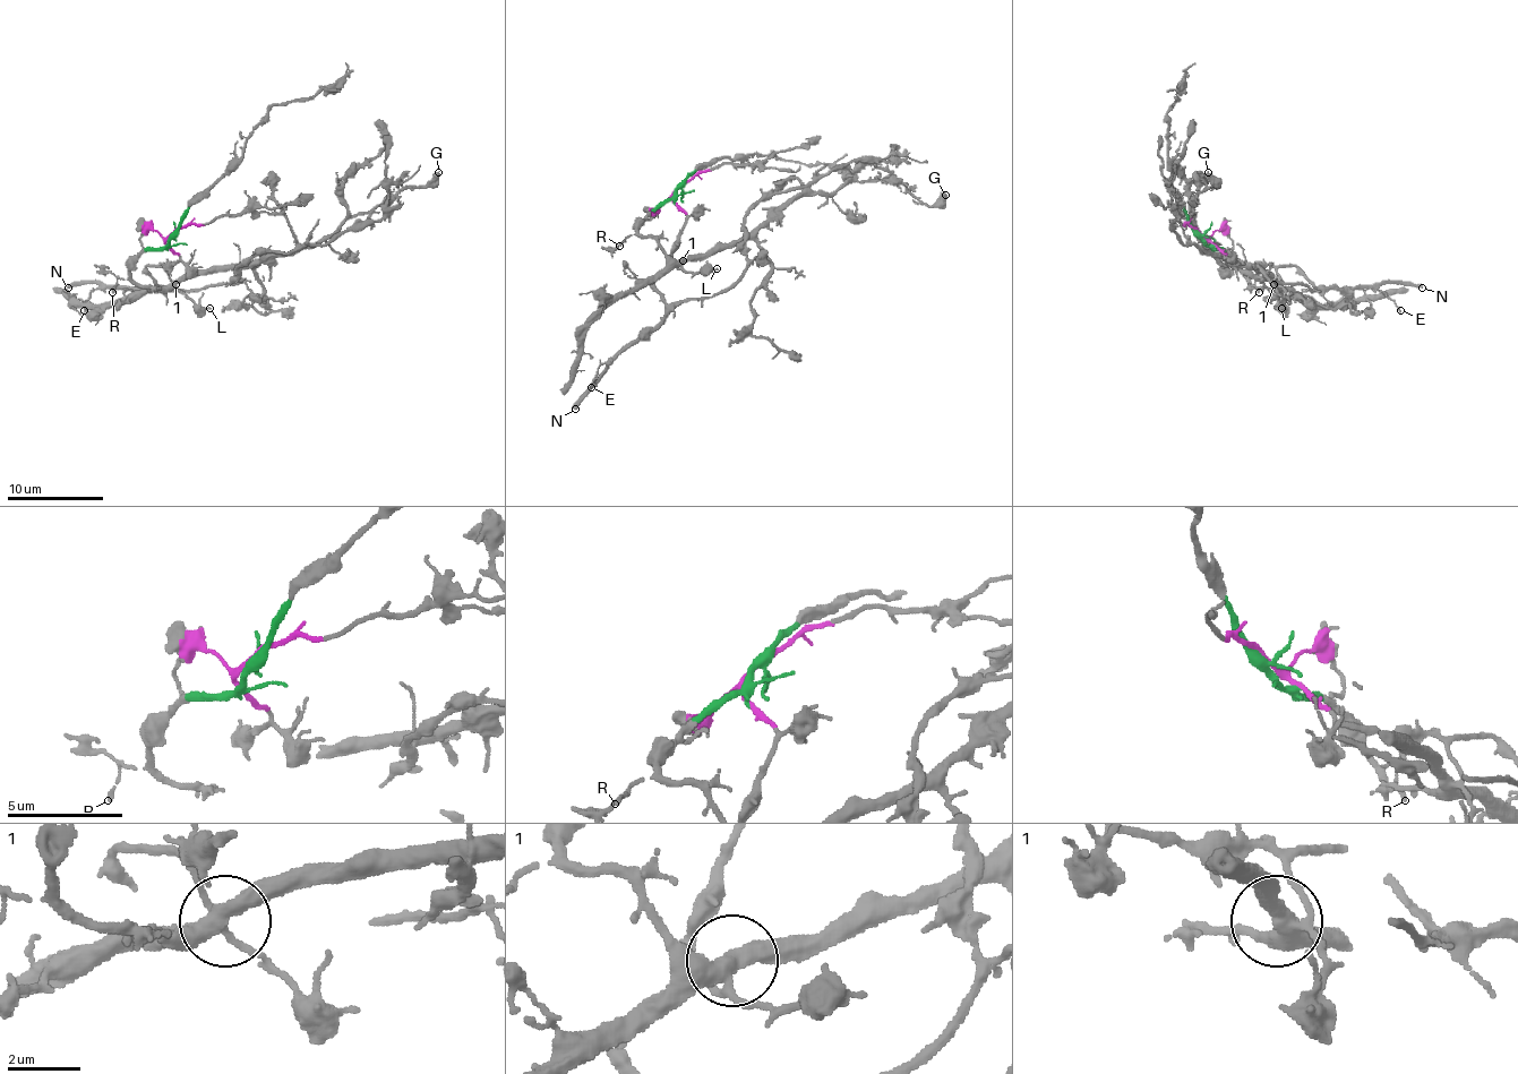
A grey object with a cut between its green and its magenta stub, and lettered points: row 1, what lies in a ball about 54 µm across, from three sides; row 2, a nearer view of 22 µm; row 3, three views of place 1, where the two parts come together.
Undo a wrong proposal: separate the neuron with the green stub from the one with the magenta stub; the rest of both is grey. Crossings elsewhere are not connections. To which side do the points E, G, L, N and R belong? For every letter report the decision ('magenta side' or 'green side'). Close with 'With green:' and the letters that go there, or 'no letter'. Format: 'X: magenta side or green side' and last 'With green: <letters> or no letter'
E: magenta side
G: green side
L: magenta side
N: magenta side
R: green side
With green: G, R

